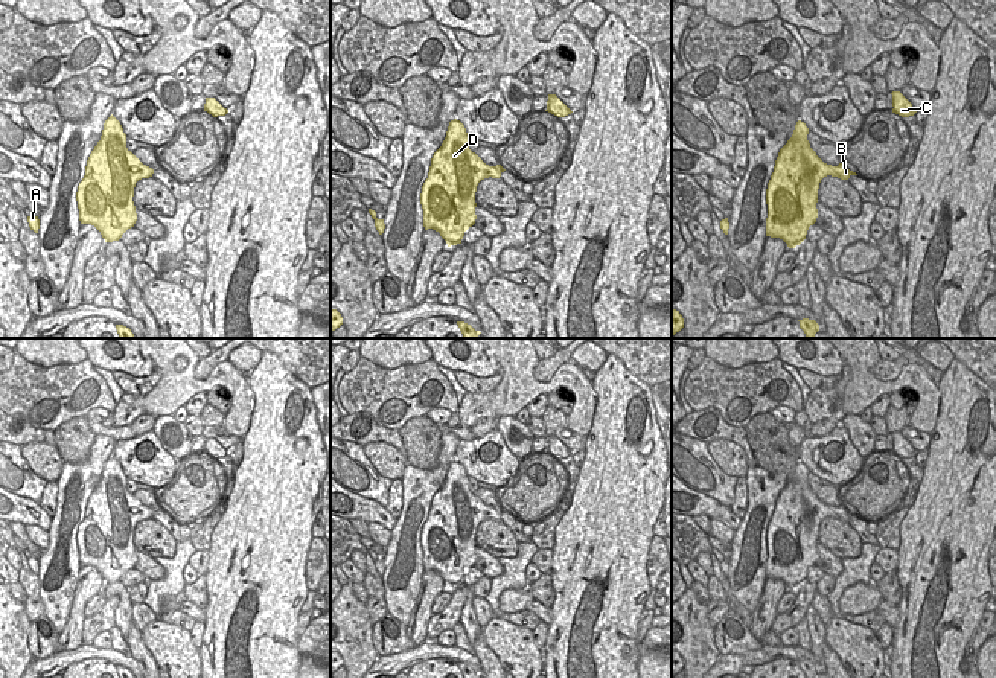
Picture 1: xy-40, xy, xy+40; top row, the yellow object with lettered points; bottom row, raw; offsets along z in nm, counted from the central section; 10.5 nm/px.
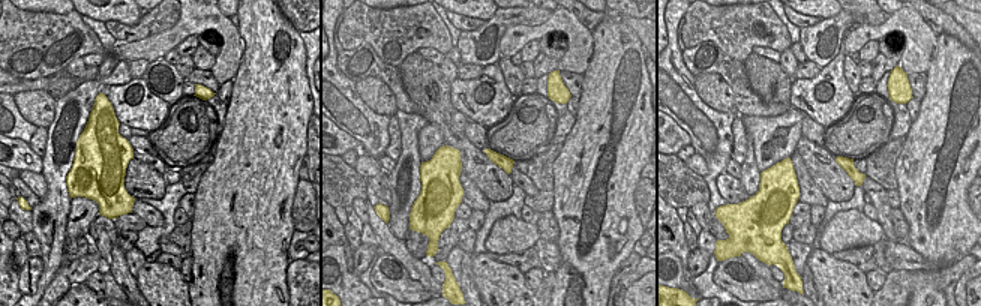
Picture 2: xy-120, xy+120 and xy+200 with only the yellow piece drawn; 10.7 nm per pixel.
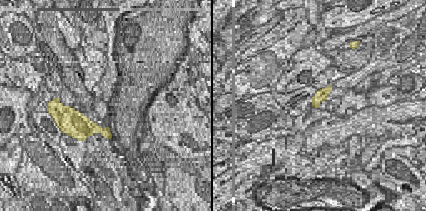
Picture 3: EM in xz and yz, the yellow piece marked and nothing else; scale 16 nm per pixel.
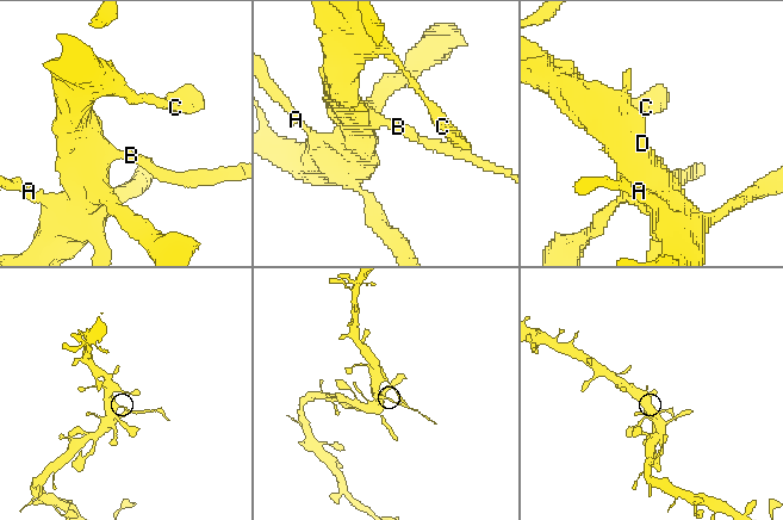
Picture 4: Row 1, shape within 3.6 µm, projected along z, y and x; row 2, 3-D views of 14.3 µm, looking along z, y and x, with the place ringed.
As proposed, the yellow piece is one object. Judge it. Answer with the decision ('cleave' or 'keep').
cleave

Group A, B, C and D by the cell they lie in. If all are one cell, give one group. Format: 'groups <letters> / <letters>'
groups A C D / B

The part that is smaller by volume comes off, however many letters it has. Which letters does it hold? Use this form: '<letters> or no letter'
B

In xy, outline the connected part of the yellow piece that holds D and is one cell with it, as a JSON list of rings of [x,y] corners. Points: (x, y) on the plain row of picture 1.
[[[457,460],[451,462],[422,527],[425,571],[439,573],[448,588],[461,585],[464,573],[477,561],[477,527],[489,518],[498,520],[498,513],[469,491],[464,466]]]

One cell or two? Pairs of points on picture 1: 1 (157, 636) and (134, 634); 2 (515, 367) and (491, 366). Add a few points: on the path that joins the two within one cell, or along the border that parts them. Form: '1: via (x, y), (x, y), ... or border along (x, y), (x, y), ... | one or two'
1: border along (140, 633), (143, 645), (156, 662) | two
2: border along (491, 354), (497, 360), (500, 372) | two

